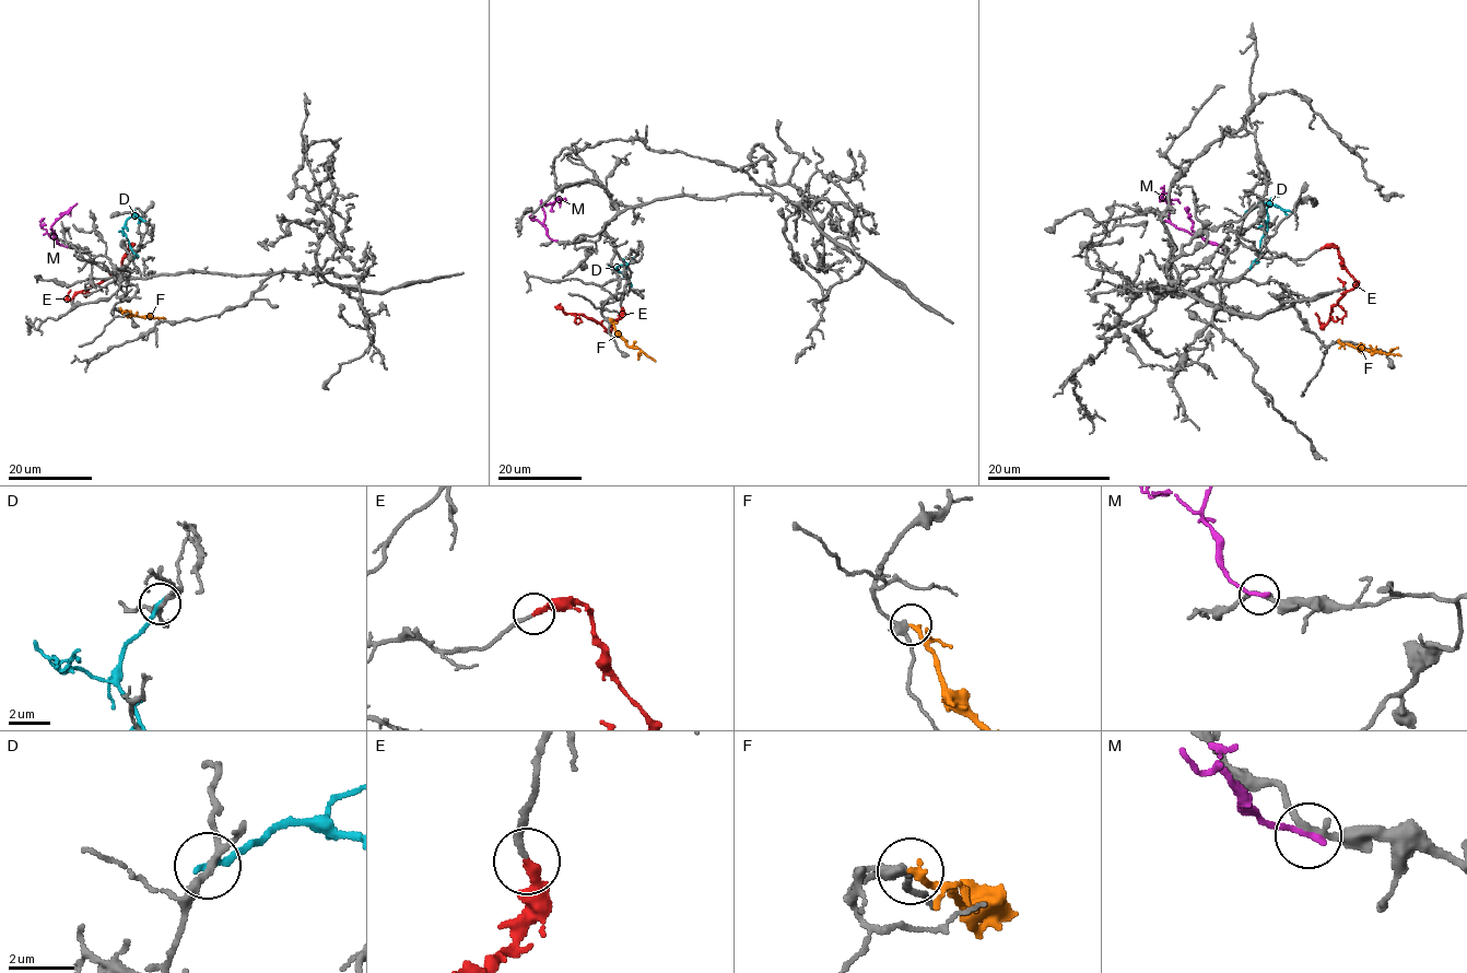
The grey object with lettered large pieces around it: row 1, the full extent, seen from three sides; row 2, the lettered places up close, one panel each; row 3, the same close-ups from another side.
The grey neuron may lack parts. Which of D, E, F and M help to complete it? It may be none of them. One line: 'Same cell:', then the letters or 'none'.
Same cell: E

